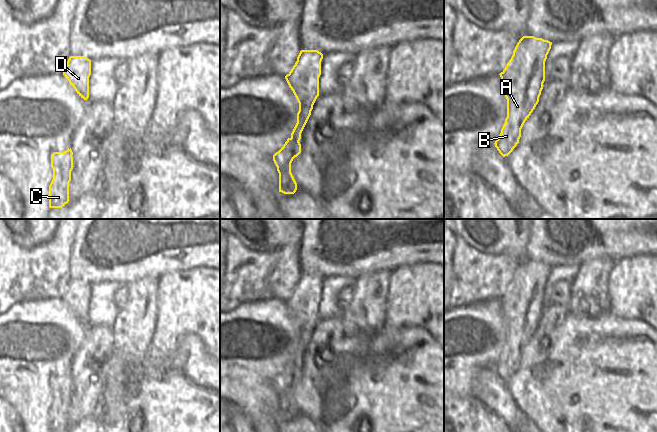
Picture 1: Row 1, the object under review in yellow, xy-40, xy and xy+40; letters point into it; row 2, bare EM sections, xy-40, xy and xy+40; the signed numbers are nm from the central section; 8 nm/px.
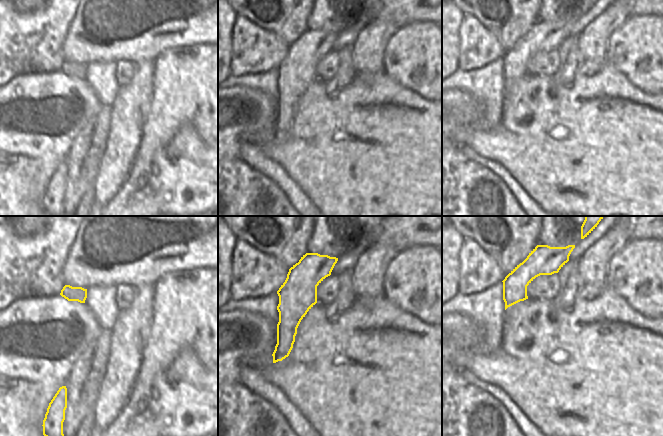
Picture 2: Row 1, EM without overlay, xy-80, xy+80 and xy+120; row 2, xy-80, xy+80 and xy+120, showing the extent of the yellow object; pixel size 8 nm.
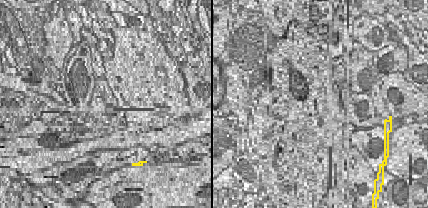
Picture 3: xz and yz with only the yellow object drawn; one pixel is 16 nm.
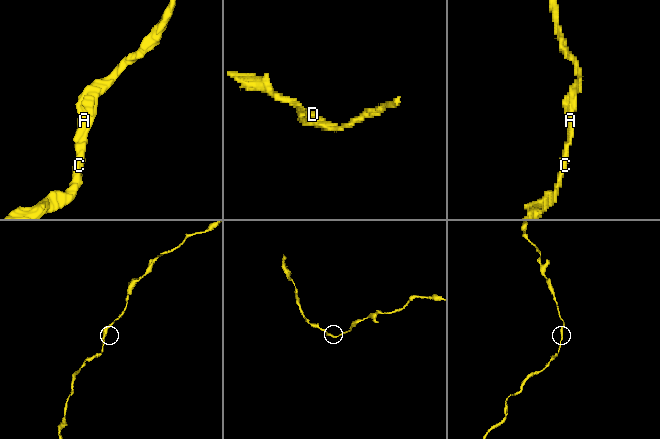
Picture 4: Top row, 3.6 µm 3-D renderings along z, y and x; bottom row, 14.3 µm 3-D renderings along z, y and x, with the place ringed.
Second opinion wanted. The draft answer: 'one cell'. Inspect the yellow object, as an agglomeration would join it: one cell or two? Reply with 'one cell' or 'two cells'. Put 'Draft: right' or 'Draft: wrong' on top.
Draft: right
one cell

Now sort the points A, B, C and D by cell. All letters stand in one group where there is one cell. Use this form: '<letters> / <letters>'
A B C D

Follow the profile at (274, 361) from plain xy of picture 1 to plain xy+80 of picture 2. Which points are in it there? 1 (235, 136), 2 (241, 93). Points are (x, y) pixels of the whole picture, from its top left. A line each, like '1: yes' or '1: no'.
1: yes
2: yes

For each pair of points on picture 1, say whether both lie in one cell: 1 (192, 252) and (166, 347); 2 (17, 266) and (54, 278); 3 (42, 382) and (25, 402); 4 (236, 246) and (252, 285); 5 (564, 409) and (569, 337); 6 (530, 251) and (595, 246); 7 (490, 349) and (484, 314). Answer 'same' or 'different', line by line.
1: different
2: same
3: same
4: same
5: same
6: same
7: same

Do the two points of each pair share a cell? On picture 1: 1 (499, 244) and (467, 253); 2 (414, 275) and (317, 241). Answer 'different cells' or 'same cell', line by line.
1: different cells
2: different cells

